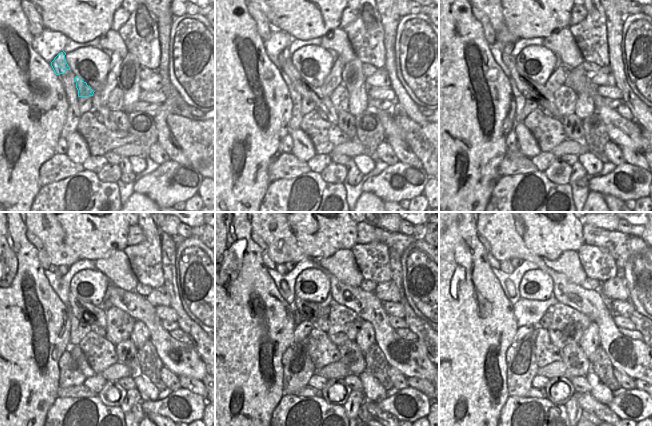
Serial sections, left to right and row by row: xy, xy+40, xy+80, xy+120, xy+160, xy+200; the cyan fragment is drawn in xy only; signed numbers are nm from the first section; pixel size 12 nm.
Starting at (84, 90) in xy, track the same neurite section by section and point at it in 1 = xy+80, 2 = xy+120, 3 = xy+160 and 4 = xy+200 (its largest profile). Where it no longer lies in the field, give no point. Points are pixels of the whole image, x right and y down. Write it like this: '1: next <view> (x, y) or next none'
1: next xy+80 (531, 90)
2: next xy+120 (85, 312)
3: next xy+160 (307, 311)
4: next xy+200 (516, 262)

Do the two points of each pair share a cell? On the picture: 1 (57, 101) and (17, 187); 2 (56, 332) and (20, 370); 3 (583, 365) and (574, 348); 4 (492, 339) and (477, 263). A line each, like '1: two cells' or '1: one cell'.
1: one cell
2: one cell
3: one cell
4: one cell

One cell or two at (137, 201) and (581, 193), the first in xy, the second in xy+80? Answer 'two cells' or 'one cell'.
two cells

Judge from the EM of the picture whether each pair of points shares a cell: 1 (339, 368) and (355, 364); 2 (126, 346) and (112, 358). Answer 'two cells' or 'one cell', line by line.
1: two cells
2: two cells

